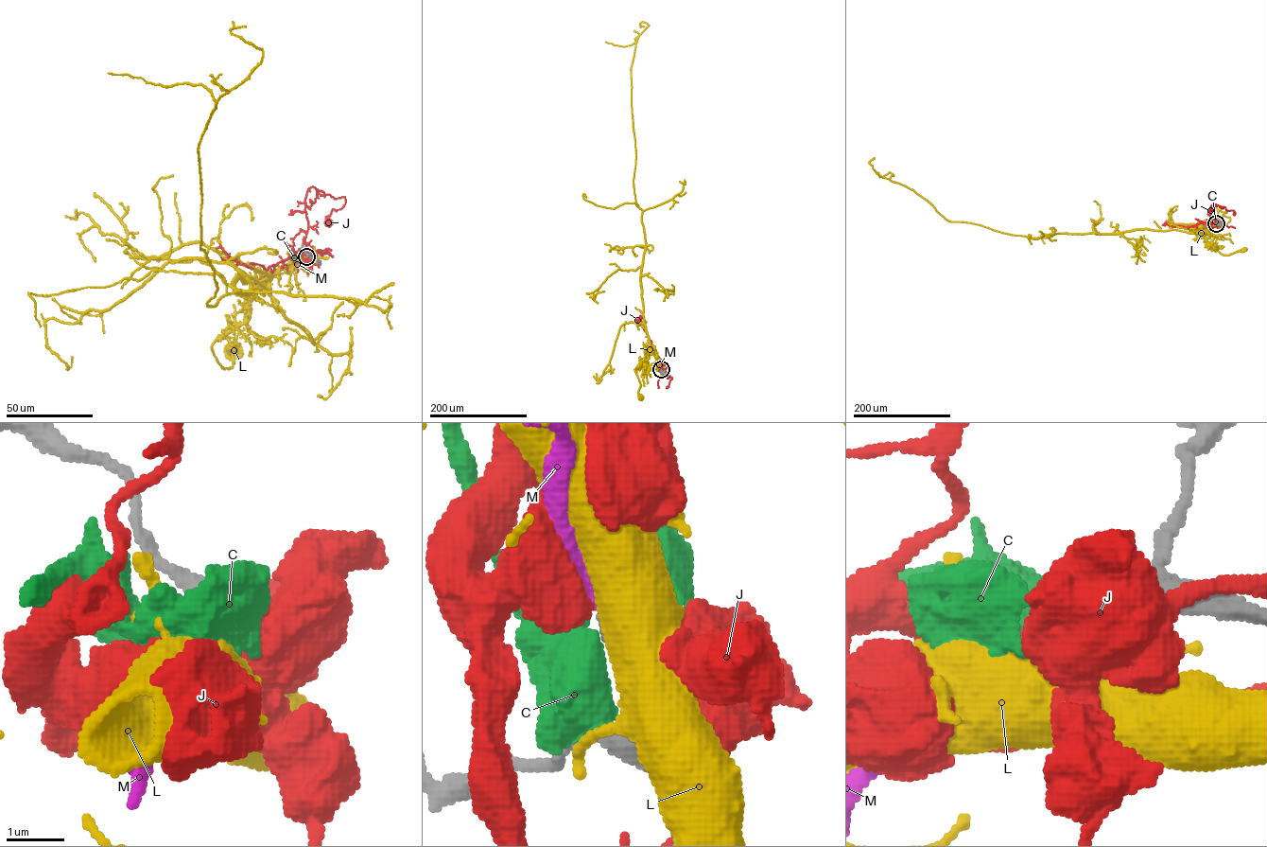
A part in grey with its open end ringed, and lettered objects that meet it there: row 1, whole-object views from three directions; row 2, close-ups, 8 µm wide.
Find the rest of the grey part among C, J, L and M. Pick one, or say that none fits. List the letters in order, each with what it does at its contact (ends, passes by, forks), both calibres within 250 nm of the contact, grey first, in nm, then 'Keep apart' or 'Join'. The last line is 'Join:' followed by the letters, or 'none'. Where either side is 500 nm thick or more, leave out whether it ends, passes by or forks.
C: Thickness 400 nm (grey) against 750 nm. Keep apart
J: It passes by. Thickness 360 nm (grey) against 420 nm. Keep apart
L: Thickness 400 nm (grey) against 550 nm. Keep apart
M: It ends there. Thickness 360 nm (grey) against 220 nm. Join
Join: M

